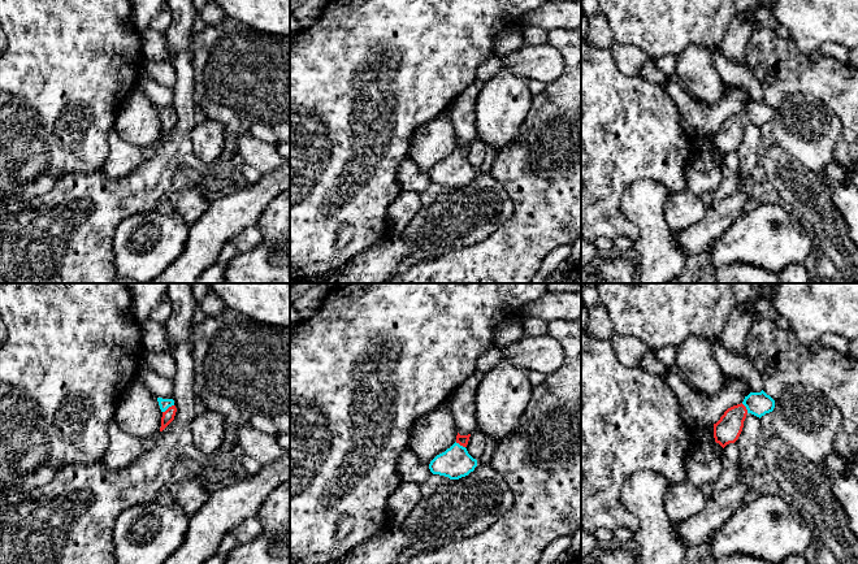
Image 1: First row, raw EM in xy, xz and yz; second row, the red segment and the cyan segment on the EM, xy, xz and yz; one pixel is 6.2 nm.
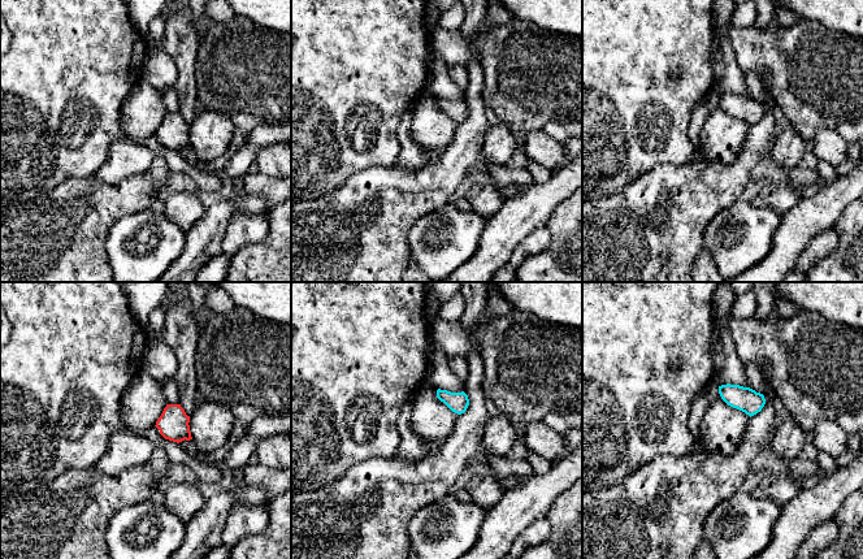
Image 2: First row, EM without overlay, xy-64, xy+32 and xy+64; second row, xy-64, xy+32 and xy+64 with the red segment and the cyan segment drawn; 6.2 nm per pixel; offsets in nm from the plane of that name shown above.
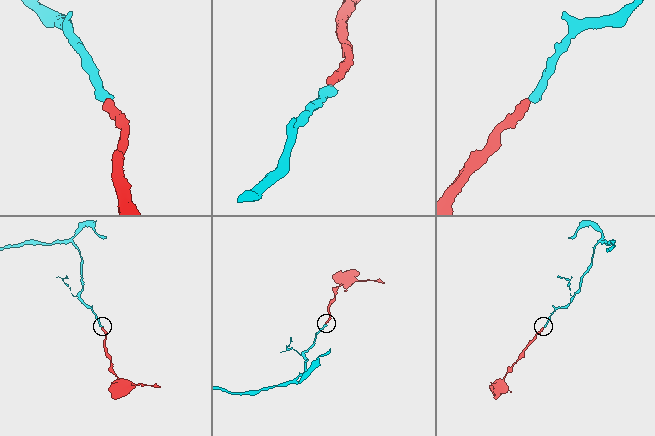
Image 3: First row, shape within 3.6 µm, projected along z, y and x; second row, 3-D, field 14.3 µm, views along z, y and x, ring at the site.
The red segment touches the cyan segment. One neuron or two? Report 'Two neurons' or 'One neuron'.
One neuron

